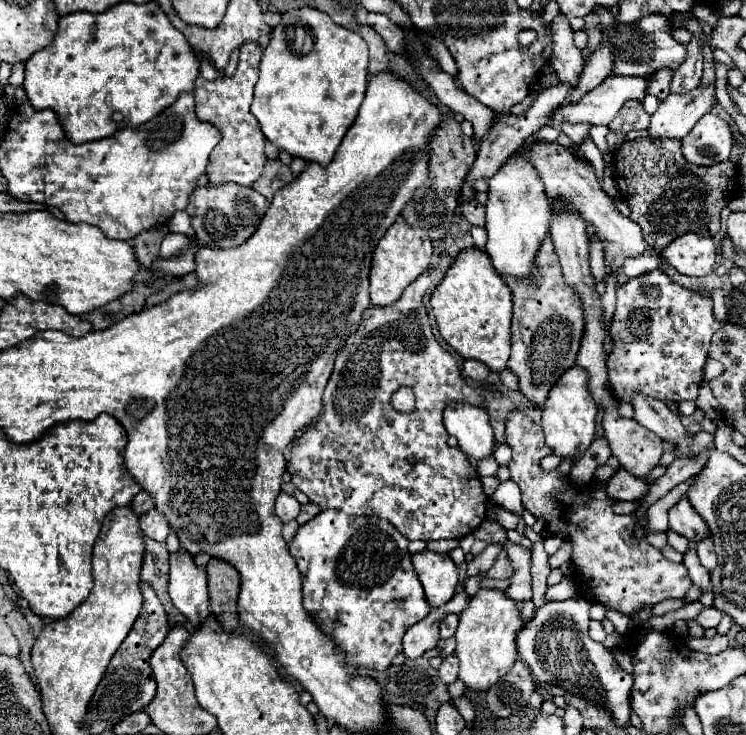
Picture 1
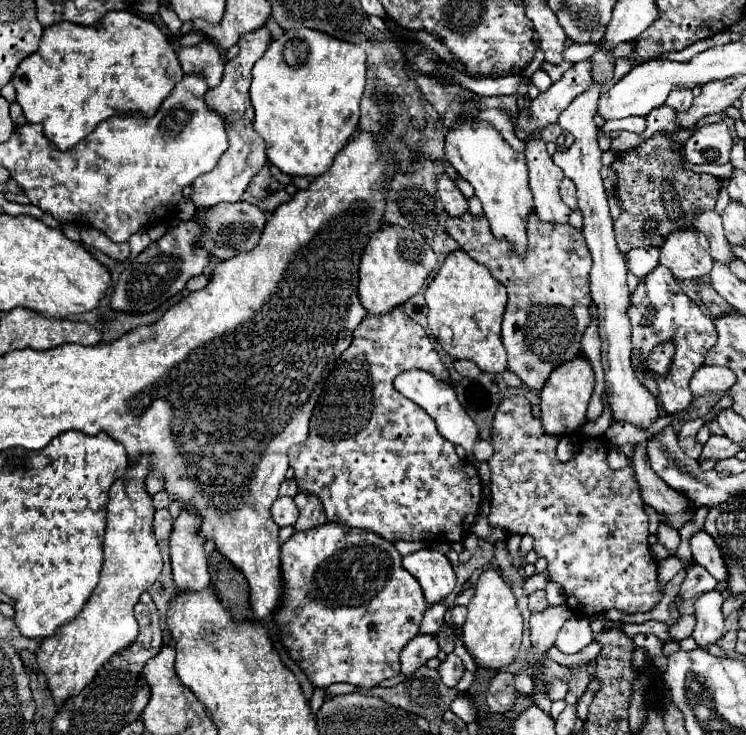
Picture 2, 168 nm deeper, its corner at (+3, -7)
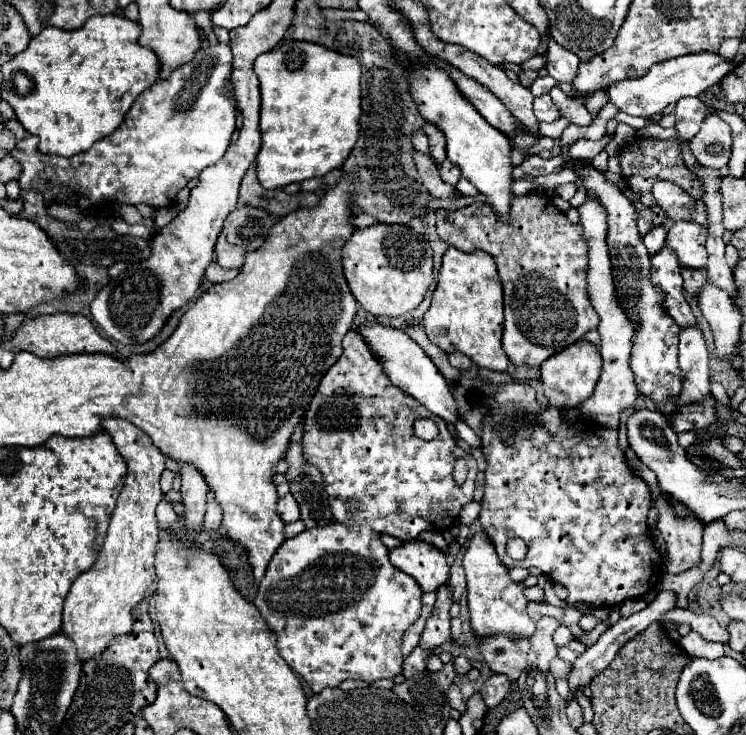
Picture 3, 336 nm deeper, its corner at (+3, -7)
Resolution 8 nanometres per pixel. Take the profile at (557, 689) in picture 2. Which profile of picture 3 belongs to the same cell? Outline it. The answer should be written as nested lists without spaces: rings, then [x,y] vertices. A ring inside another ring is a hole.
[[[559,657],[551,663],[551,675],[553,675],[555,679],[567,679],[569,669],[571,669],[571,663],[567,663],[567,661],[559,659]]]

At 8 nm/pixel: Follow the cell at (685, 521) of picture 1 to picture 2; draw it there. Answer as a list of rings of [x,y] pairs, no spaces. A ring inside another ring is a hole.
[[[705,531],[695,533],[691,537],[691,551],[693,551],[695,563],[705,567],[717,581],[727,581],[729,579],[725,561],[721,557],[721,551],[719,551],[719,547],[713,541],[711,535],[707,535]]]

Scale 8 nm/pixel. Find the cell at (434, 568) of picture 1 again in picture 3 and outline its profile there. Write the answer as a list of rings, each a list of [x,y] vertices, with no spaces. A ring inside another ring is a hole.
[[[407,541],[391,551],[391,563],[411,575],[423,593],[433,593],[449,581],[449,565],[445,553],[425,541]]]

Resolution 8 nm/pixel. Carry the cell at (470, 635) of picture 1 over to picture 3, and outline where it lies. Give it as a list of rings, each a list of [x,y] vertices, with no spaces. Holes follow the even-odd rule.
[[[477,533],[471,537],[471,543],[463,557],[463,567],[467,573],[467,605],[473,635],[477,639],[493,635],[505,635],[515,639],[531,637],[535,631],[535,623],[525,611],[527,597],[523,595],[523,587],[509,577],[507,567],[499,561],[495,547],[485,533]]]

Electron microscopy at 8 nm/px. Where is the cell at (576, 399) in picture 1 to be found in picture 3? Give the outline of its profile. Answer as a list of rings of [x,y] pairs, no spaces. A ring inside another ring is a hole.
[[[585,339],[573,343],[573,347],[567,347],[561,353],[553,355],[553,359],[547,359],[541,365],[541,383],[543,383],[543,391],[545,391],[549,405],[553,405],[557,409],[567,409],[567,407],[579,407],[585,399],[589,399],[589,395],[593,393],[595,383],[599,379],[601,363],[603,361],[601,361],[597,347],[593,347]]]

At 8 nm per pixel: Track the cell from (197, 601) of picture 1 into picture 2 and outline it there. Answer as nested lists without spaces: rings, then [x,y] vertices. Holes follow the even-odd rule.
[[[189,507],[181,509],[169,537],[173,579],[179,591],[201,591],[209,585],[211,577],[203,545],[205,537],[201,535],[201,515],[191,513]]]

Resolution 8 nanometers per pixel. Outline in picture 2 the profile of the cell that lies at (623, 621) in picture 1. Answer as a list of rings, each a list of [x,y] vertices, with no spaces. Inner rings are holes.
[[[639,633],[639,635],[635,635],[635,637],[633,637],[633,641],[635,641],[635,645],[637,645],[637,647],[643,647],[643,649],[650,654],[653,664],[659,668],[660,671],[665,671],[668,665],[668,660],[663,654],[663,643],[658,637],[653,634]]]

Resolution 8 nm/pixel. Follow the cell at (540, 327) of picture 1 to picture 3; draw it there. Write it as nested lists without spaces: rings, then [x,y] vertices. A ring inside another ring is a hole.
[[[529,193],[525,197],[513,197],[511,219],[501,223],[489,205],[471,203],[457,211],[437,211],[437,235],[459,251],[473,253],[475,249],[487,251],[499,269],[499,277],[505,293],[505,327],[503,327],[503,349],[513,365],[541,367],[543,361],[569,345],[583,339],[591,329],[597,329],[599,317],[589,303],[587,295],[587,245],[581,235],[581,227],[567,221],[551,197],[541,193]]]

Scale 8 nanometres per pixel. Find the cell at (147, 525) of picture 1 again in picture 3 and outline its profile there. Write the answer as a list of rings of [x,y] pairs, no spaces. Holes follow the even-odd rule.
[[[165,499],[157,505],[157,521],[161,529],[171,529],[177,523],[177,513],[173,511],[171,503]]]

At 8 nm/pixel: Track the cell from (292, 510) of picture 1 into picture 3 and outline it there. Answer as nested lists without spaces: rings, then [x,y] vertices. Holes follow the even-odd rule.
[[[287,493],[285,497],[279,499],[279,503],[277,503],[277,513],[279,513],[279,517],[283,519],[283,523],[293,523],[293,521],[297,521],[297,519],[301,517],[299,505],[297,505],[297,501],[293,499],[291,493]]]

